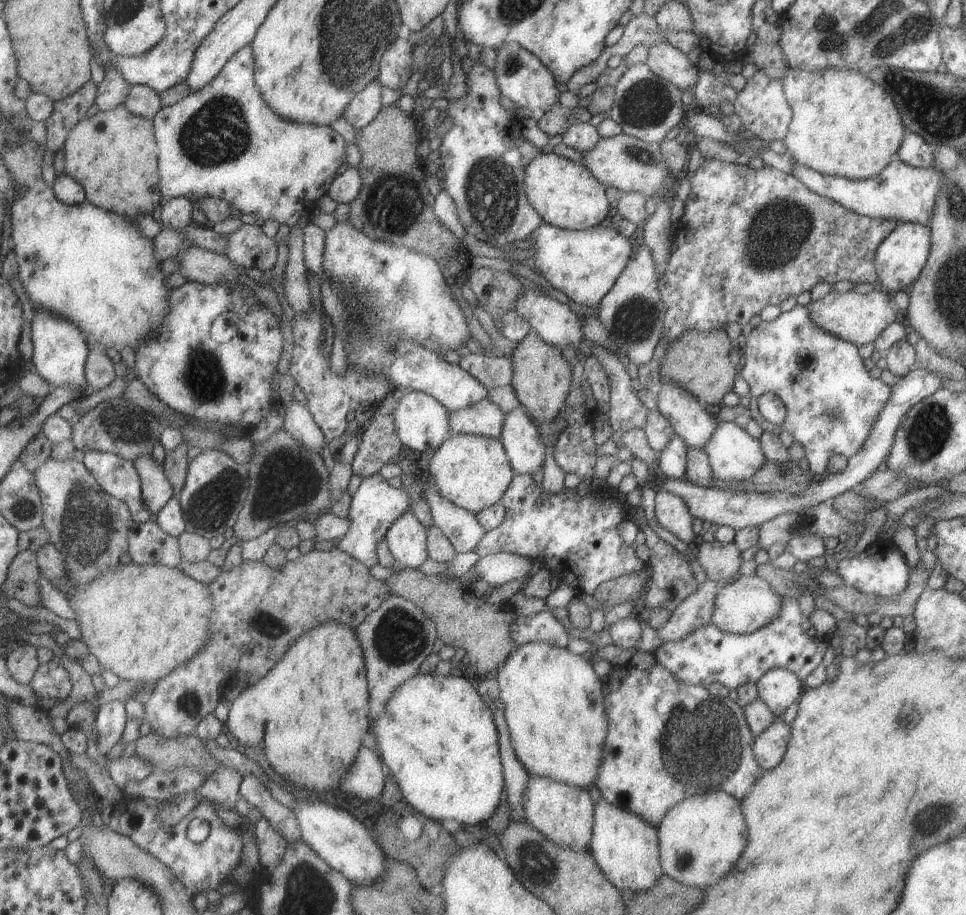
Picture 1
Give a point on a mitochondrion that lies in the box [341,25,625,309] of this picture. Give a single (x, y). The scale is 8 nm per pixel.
(491, 192)

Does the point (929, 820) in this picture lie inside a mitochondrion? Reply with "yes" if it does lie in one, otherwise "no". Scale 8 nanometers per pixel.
yes

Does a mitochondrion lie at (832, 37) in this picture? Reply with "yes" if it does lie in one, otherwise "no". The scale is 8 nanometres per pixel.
yes

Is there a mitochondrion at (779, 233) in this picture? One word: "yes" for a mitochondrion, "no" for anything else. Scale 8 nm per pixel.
yes

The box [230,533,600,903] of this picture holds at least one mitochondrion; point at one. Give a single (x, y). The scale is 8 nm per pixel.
(399, 637)

